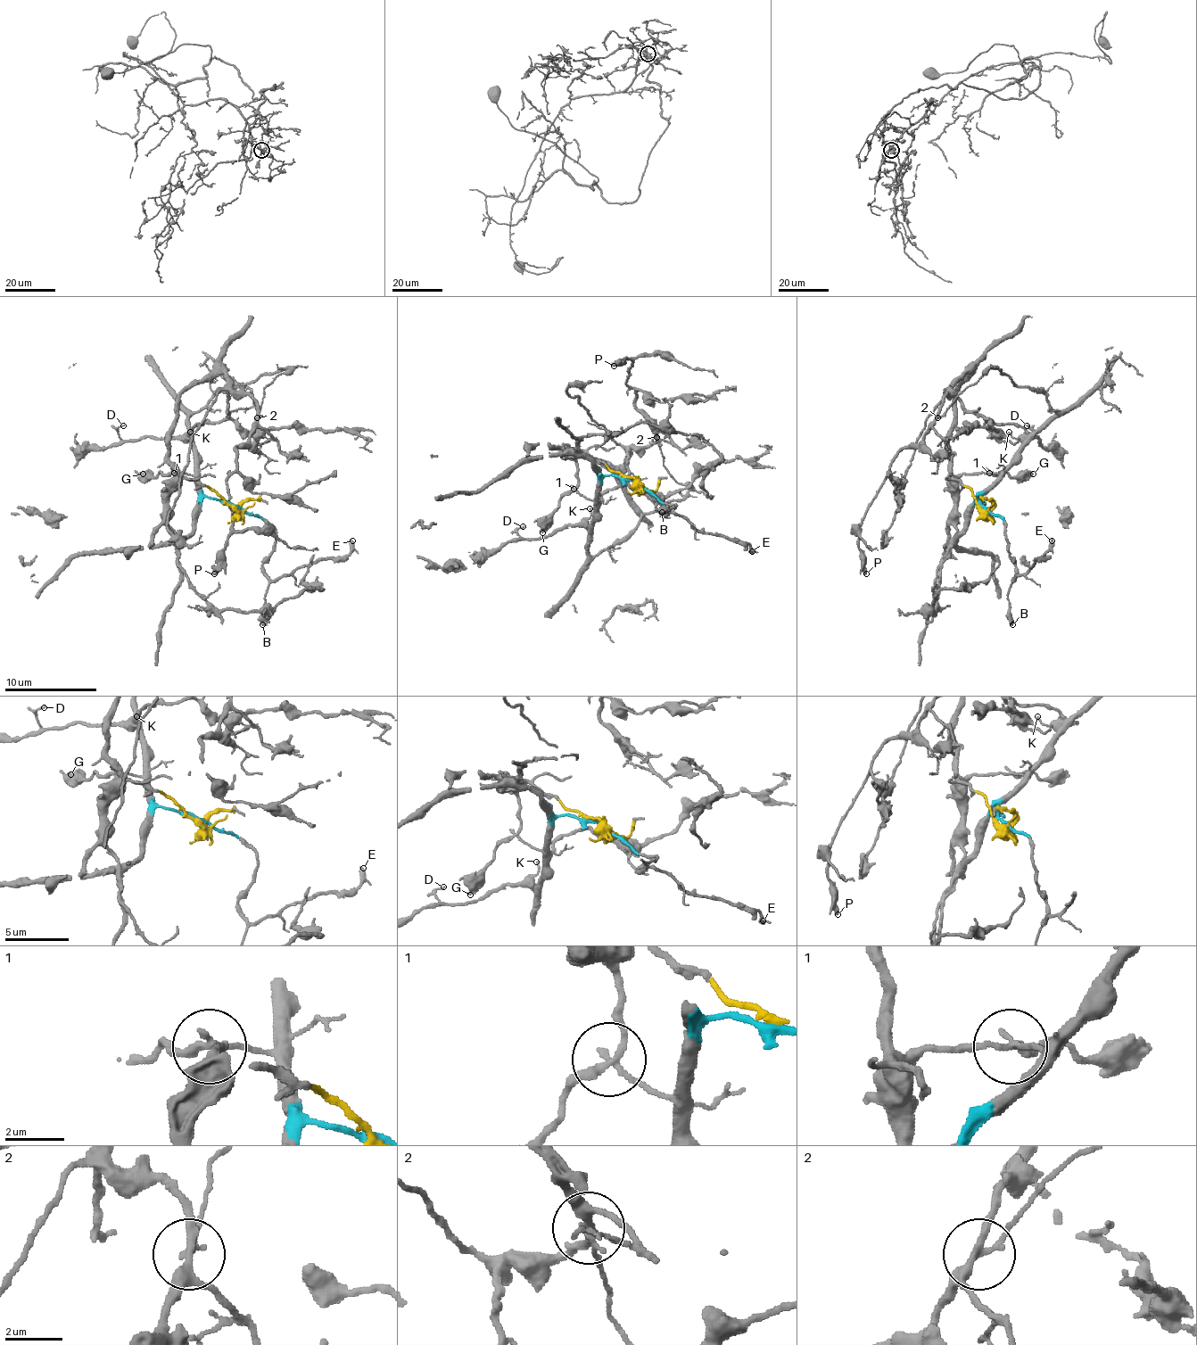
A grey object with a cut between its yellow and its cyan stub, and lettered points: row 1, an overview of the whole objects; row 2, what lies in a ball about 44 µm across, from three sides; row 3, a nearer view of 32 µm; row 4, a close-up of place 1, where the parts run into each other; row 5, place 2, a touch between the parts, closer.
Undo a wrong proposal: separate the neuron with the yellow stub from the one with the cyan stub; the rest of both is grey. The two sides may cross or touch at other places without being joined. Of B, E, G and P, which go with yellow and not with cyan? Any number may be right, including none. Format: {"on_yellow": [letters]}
{"on_yellow": ["G", "P"]}

